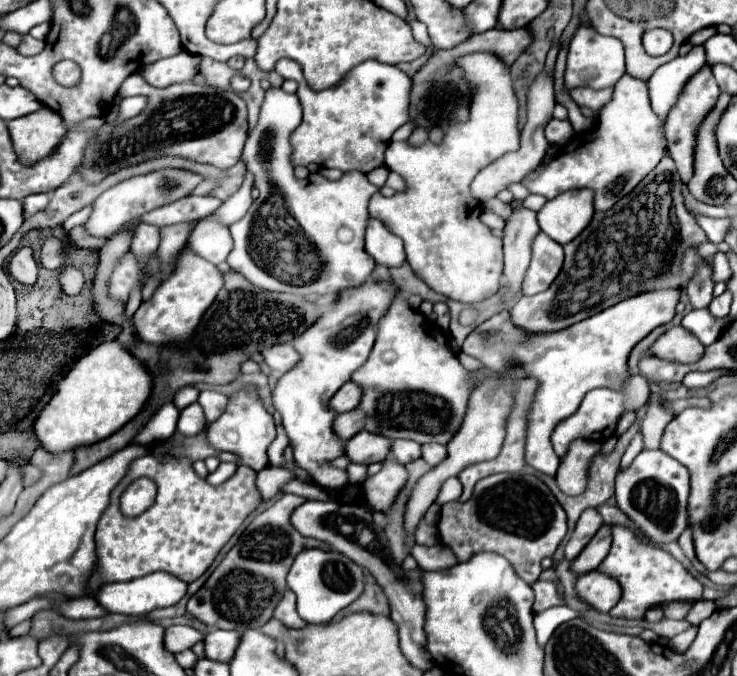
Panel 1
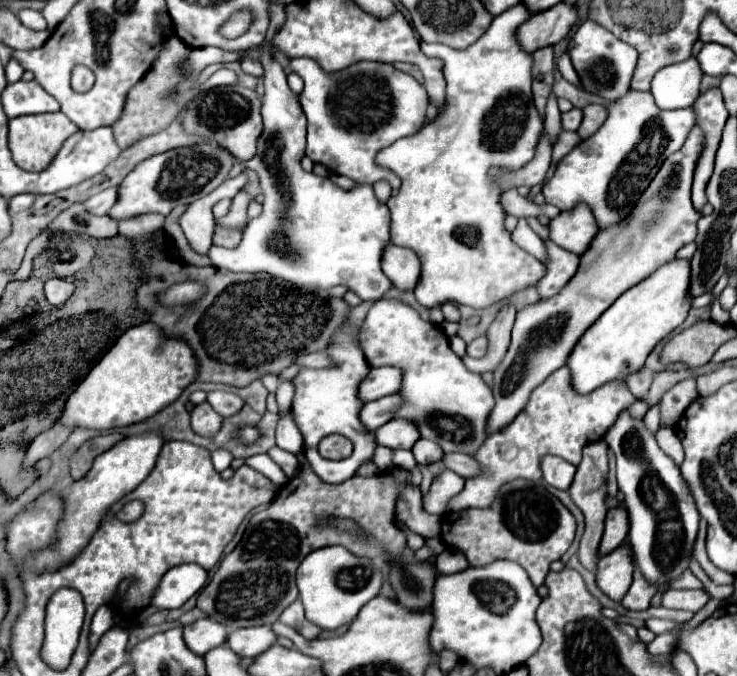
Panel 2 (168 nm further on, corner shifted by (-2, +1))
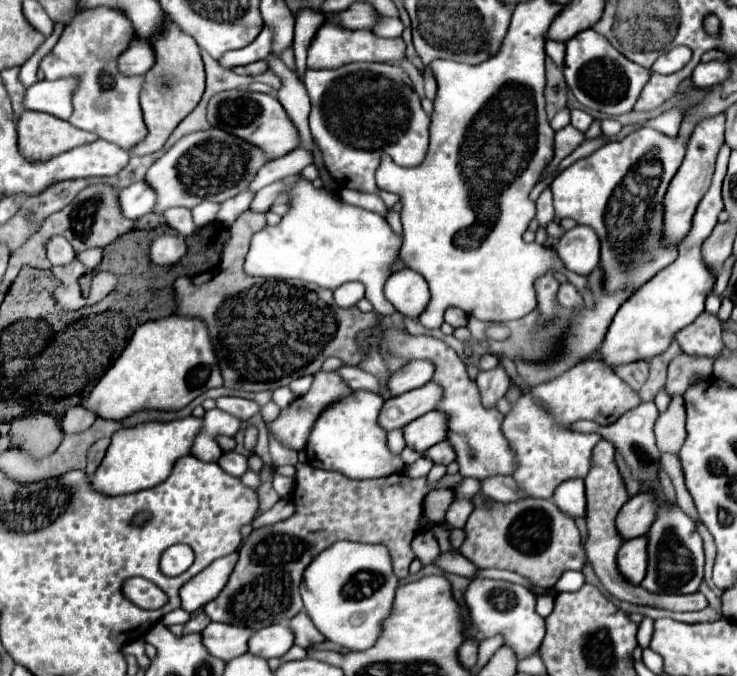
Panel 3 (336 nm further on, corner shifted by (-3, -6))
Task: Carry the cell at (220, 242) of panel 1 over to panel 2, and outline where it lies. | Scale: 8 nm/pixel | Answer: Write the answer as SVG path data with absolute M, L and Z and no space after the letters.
M241 191L239 195L235 195L229 213L225 217L217 219L217 225L223 225L223 227L241 227L241 225L245 225L247 223L247 207L253 199L255 197L249 195L247 191Z

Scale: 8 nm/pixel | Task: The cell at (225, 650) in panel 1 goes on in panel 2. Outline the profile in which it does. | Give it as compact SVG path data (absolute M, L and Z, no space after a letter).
M271 625L265 627L247 627L241 631L233 631L229 635L229 647L233 651L239 651L241 657L257 657L263 651L267 651L271 645L275 645L277 635L271 629Z

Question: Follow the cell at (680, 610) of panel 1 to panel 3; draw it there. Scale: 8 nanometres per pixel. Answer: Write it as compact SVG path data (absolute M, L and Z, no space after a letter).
M600 440L594 446L594 454L592 454L592 468L588 472L588 476L584 478L586 482L586 524L588 524L588 538L586 538L586 558L592 564L598 580L602 582L602 586L618 600L630 602L630 604L638 604L638 606L654 606L654 608L664 608L664 610L672 610L672 612L688 612L688 610L702 610L708 606L704 594L694 592L694 594L686 594L686 596L676 596L676 594L652 594L648 590L644 590L642 586L632 586L628 584L616 570L616 552L622 544L616 526L614 526L614 518L618 514L618 510L622 508L622 504L628 500L624 482L618 474L616 462L614 462L614 446L606 440Z

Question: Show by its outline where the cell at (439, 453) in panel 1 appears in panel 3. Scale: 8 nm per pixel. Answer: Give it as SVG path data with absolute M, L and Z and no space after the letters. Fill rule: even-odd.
M502 476L484 478L484 480L480 480L480 484L482 484L480 492L484 496L496 500L496 502L516 502L518 498L526 496L526 494L518 492L518 488L514 486L514 478L512 476L506 476L506 478L502 478ZM514 488L516 488L516 492L514 492Z

